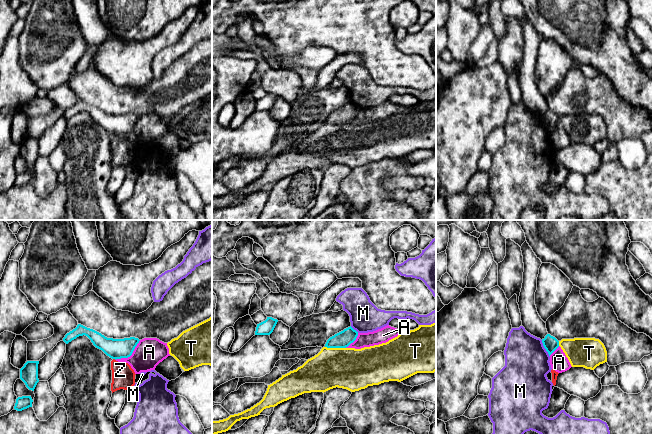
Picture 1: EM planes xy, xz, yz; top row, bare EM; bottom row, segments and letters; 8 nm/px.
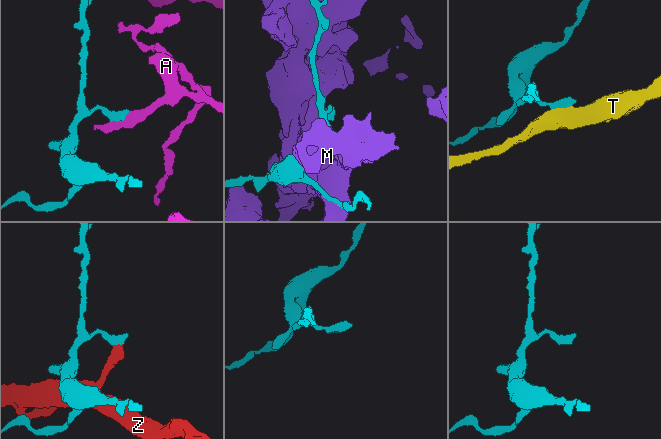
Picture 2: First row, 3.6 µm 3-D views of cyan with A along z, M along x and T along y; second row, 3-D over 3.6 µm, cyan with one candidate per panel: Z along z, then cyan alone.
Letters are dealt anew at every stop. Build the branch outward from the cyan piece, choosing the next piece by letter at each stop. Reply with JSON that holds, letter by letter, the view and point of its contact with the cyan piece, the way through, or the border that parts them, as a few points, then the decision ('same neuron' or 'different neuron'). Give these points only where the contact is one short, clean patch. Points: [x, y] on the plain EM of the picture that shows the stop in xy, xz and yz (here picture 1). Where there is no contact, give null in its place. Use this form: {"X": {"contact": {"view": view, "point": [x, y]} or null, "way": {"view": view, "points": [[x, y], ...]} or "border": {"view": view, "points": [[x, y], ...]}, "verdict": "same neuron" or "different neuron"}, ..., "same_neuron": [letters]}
{"A": {"contact": {"view": "xy", "point": [130, 131]}, "border": {"view": "xy", "points": [[140, 116], [129, 132], [115, 135]]}, "verdict": "different neuron"}, "M": {"contact": {"view": "yz", "point": [544, 123]}, "verdict": "different neuron"}, "T": {"contact": {"view": "xz", "point": [335, 123]}, "border": {"view": "xz", "points": [[325, 122], [345, 124]]}, "verdict": "different neuron"}, "Z": {"contact": {"view": "xy", "point": [114, 134]}, "border": {"view": "xy", "points": [[113, 134], [115, 136]]}, "verdict": "different neuron"}, "same_neuron": []}

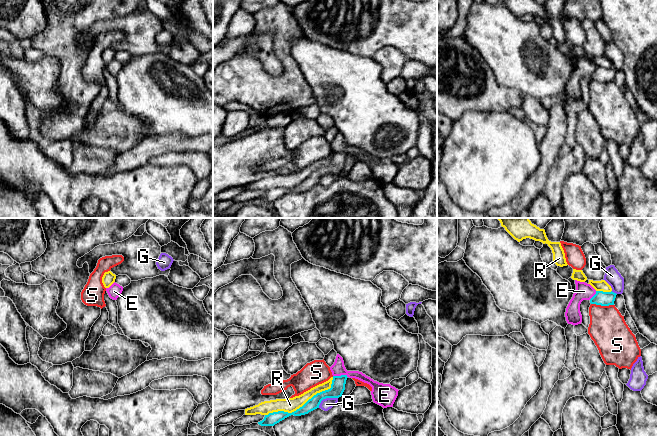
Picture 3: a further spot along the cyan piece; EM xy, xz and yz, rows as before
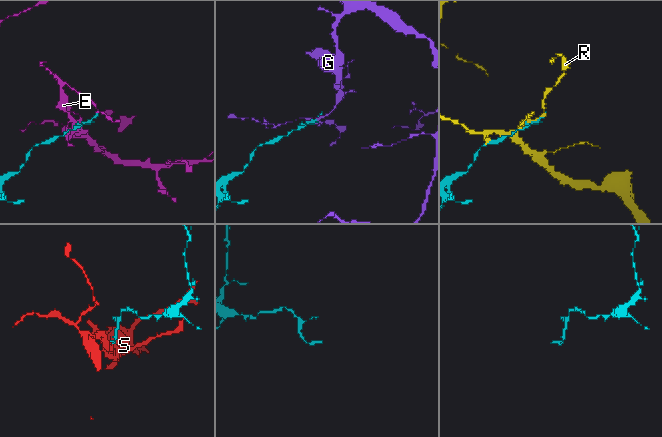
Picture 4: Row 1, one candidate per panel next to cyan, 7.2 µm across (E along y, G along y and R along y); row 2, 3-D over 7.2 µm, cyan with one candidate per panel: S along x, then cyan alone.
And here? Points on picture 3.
{"E": {"contact": {"view": "xz", "point": [341, 151]}, "border": {"view": "xz", "points": [[347, 151], [333, 152]]}, "verdict": "different neuron"}, "G": {"contact": {"view": "xz", "point": [326, 173]}, "border": {"view": "xz", "points": [[337, 173], [324, 174], [318, 183]]}, "verdict": "different neuron"}, "R": {"contact": {"view": "xz", "point": [303, 181]}, "verdict": "different neuron"}, "S": {"contact": {"view": "yz", "point": [602, 81]}, "verdict": "different neuron"}, "same_neuron": []}

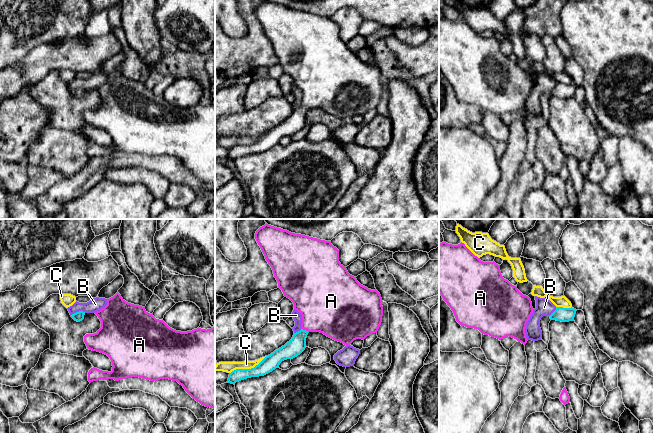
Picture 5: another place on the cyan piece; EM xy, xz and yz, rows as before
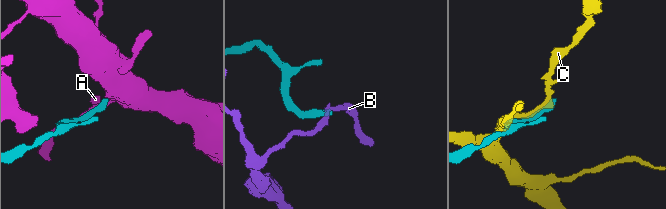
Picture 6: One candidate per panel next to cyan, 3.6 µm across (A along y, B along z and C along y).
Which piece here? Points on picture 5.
{"A": {"contact": {"view": "xz", "point": [305, 106]}, "way": {"view": "xz", "points": [[293, 124], [305, 106], [326, 83]]}, "verdict": "same neuron"}, "B": {"contact": {"view": "xy", "point": [79, 87]}, "border": {"view": "xy", "points": [[85, 88], [78, 87], [71, 91]]}, "verdict": "different neuron"}, "C": {"contact": {"view": "xz", "point": [248, 145]}, "verdict": "different neuron"}, "same_neuron": ["A"]}

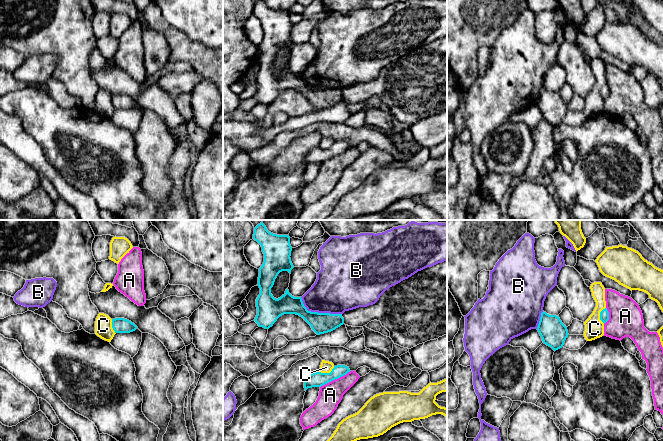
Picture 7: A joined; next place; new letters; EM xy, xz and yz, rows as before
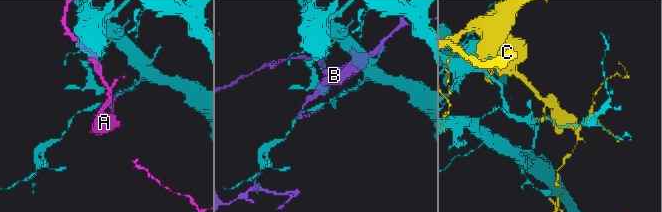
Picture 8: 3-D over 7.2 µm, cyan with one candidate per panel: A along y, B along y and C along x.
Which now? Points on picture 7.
{"A": {"contact": {"view": "xz", "point": [335, 154]}, "verdict": "different neuron"}, "B": {"contact": {"view": "xz", "point": [317, 88]}, "border": {"view": "xz", "points": [[300, 73], [303, 81], [308, 86], [341, 90]]}, "verdict": "different neuron"}, "C": {"contact": {"view": "xz", "point": [326, 149]}, "verdict": "different neuron"}, "same_neuron": []}

